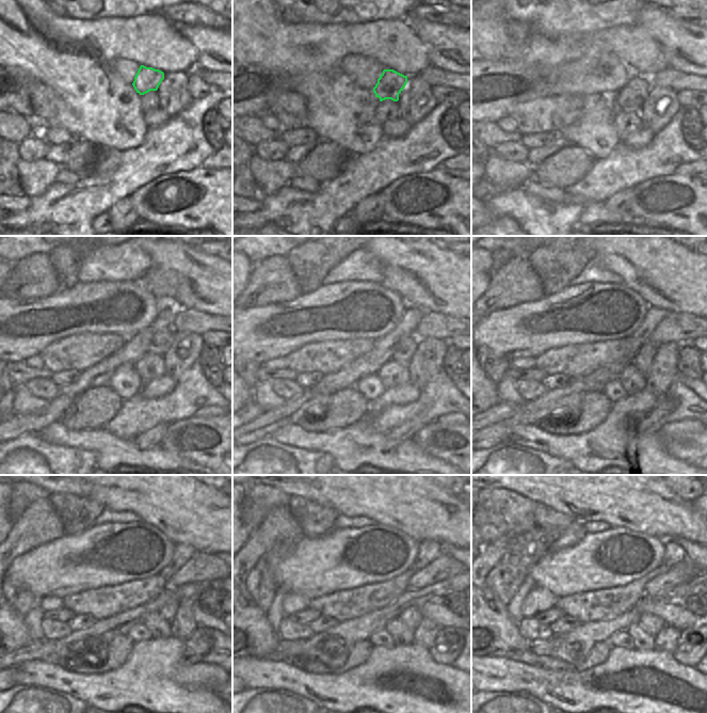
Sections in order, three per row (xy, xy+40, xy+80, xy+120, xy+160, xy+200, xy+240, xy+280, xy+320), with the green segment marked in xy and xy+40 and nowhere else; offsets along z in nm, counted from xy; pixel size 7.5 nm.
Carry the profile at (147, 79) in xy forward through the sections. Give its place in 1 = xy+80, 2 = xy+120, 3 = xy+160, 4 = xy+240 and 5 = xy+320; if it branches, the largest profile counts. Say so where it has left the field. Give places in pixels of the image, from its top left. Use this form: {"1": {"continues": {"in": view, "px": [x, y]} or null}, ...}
{"1": {"continues": {"in": "xy+80", "px": [631, 97]}}, "2": {"continues": {"in": "xy+120", "px": [162, 330]}}, "3": {"continues": {"in": "xy+160", "px": [405, 348]}}, "4": {"continues": {"in": "xy+240", "px": [167, 612]}}, "5": {"continues": {"in": "xy+320", "px": [651, 623]}}}

